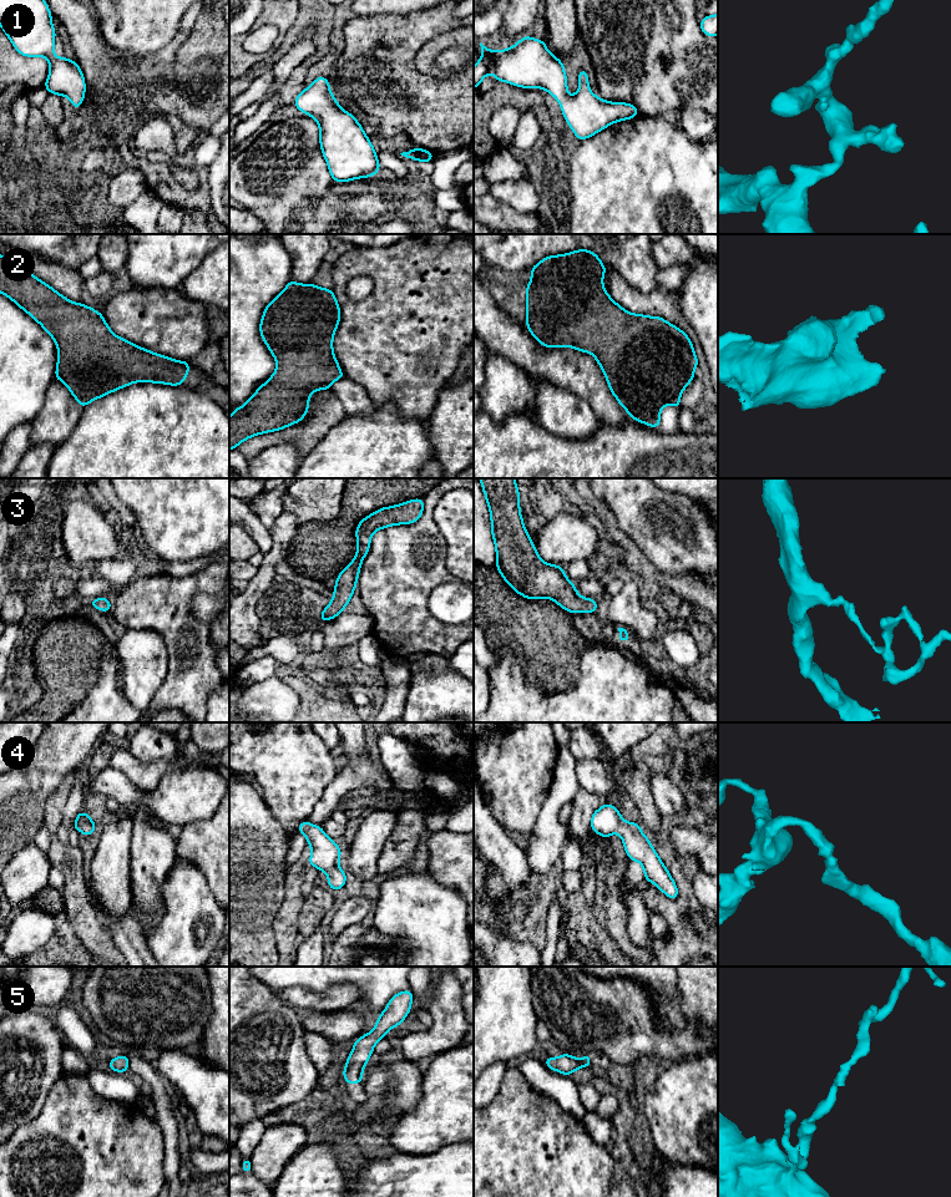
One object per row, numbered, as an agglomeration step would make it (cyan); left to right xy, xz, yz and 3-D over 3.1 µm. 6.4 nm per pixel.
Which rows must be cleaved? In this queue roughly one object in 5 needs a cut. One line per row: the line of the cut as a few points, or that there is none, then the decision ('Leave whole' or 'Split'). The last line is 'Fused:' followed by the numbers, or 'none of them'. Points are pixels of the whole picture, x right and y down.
1: No split. Leave whole
2: No split. Leave whole
3: No split. Leave whole
4: No split. Leave whole
5: No split. Leave whole
Fused: none of them

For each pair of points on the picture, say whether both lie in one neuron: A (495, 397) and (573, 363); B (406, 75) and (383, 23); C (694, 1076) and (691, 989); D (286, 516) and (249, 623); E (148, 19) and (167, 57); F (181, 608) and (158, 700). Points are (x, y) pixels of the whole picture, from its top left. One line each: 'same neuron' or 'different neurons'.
A: different neurons
B: same neuron
C: different neurons
D: same neuron
E: different neurons
F: same neuron

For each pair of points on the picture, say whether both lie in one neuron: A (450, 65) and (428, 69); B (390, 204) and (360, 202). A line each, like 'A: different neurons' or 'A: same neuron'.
A: different neurons
B: same neuron

